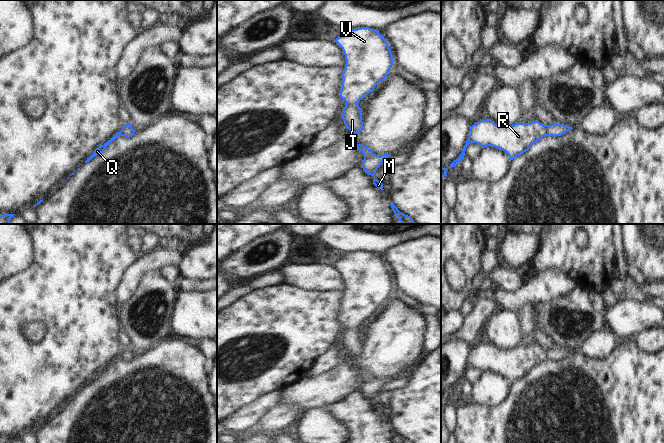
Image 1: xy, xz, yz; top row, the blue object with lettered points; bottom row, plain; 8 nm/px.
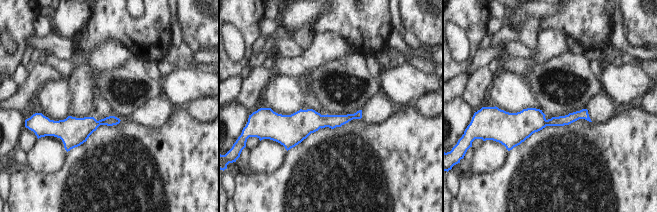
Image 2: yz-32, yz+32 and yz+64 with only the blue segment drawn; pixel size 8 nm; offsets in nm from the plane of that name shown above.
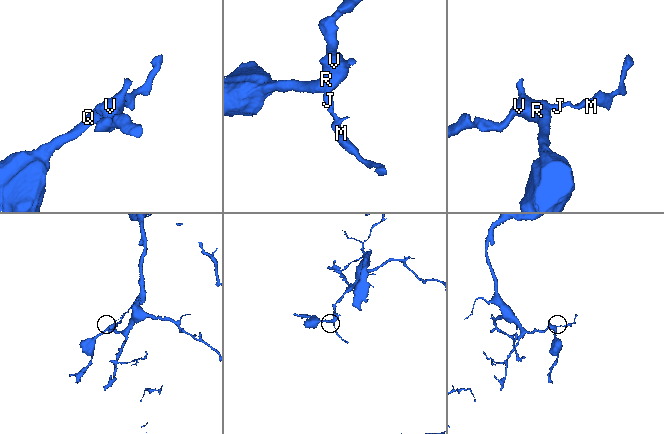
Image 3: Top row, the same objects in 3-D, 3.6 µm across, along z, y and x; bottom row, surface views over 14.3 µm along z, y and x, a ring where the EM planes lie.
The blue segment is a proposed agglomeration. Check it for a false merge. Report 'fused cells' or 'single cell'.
single cell

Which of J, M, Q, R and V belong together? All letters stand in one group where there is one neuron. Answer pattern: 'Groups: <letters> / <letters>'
Groups: J M Q R V.

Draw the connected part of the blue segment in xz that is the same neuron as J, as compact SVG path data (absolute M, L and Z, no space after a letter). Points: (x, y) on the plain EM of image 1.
M369 251L346 253L344 258L334 265L342 272L346 283L340 315L340 321L346 326L342 343L347 353L359 358L363 353L363 346L358 327L387 301L393 288L392 277L383 259Z

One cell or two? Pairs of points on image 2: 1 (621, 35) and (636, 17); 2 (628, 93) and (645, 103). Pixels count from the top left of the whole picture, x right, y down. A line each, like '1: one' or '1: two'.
1: two
2: two

